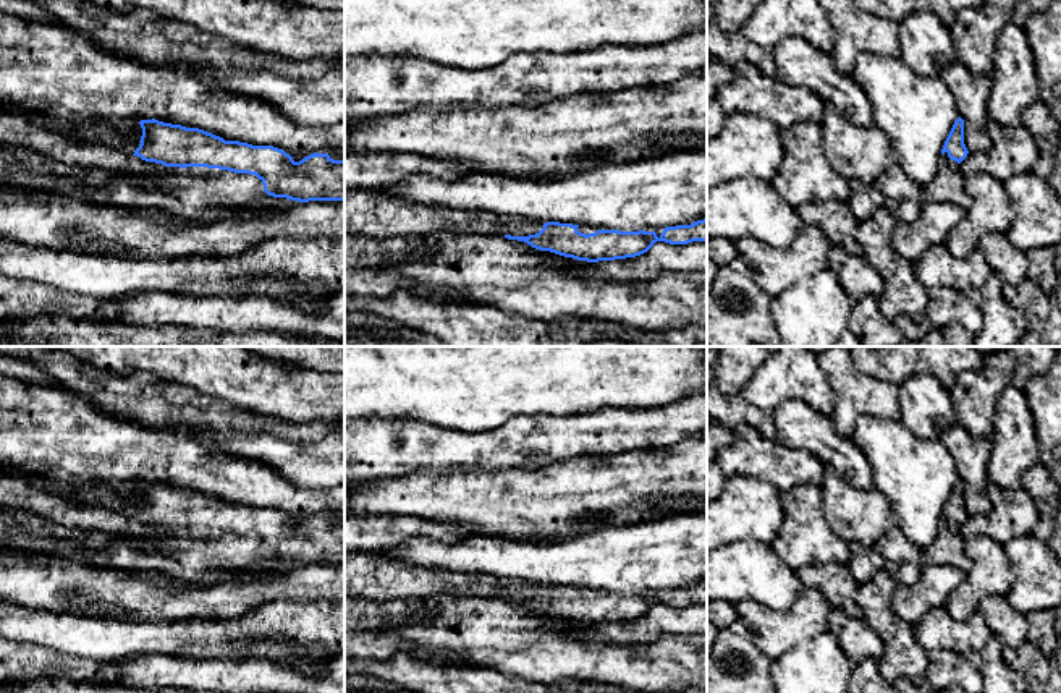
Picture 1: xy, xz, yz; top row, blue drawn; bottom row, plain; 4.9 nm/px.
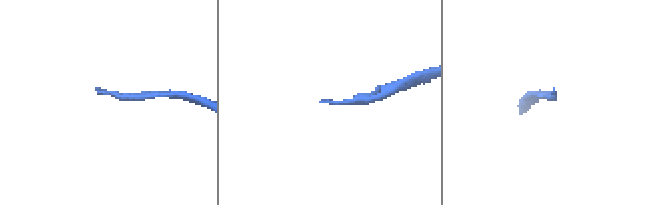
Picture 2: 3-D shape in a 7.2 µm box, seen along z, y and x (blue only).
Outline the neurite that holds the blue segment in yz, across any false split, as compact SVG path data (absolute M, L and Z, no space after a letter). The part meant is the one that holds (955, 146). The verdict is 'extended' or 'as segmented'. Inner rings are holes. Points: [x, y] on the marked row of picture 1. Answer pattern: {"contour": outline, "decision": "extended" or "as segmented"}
{"contour": "M959 117L941 149L940 172L932 183L922 186L922 202L951 202L970 207L970 198L964 188L966 176L959 164L967 157L969 151L964 144L964 120Z", "decision": "extended"}

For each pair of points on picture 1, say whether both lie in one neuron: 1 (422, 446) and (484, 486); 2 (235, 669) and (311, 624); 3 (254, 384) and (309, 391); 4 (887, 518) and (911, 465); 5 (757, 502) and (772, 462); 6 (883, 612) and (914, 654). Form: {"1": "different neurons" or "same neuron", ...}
{"1": "different neurons", "2": "different neurons", "3": "same neuron", "4": "different neurons", "5": "different neurons", "6": "same neuron"}

